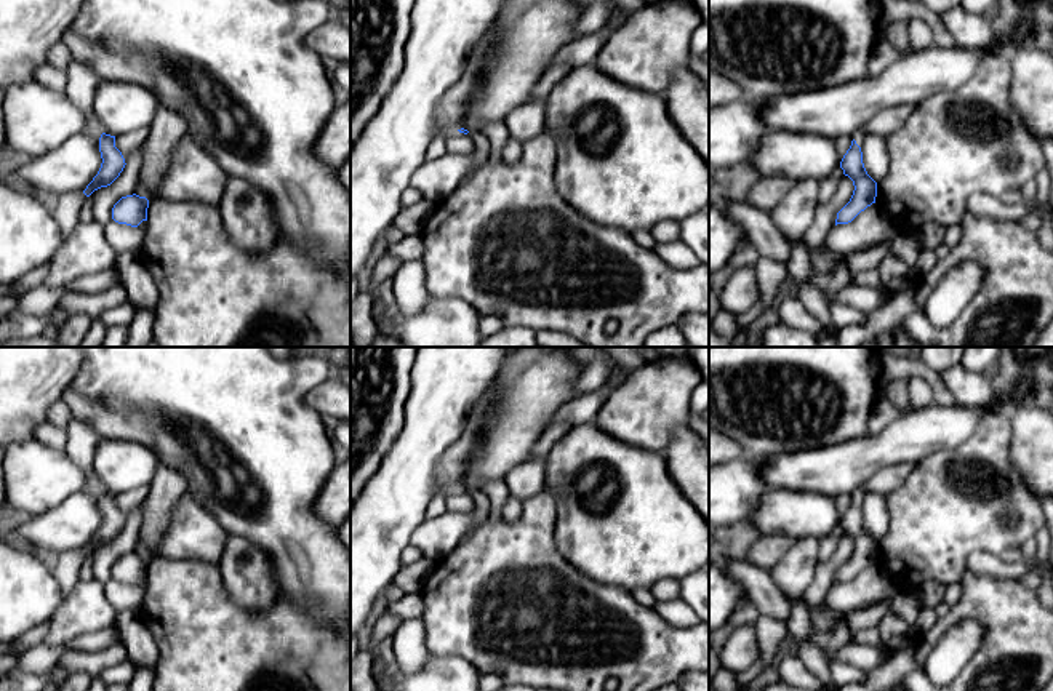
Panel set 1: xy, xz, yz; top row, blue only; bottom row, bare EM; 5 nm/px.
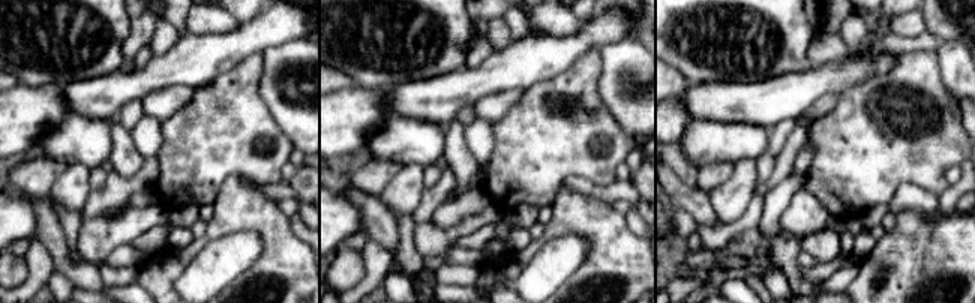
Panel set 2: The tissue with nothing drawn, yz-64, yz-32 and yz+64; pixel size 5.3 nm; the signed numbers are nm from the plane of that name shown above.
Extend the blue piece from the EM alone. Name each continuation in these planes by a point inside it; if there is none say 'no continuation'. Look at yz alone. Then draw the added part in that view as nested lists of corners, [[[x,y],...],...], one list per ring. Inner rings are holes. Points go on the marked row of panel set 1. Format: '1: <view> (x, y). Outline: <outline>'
1: yz (885, 122). Outline: [[[901,104],[875,114],[864,126],[856,130],[851,138],[861,147],[869,134],[888,136],[904,126],[919,104]]]

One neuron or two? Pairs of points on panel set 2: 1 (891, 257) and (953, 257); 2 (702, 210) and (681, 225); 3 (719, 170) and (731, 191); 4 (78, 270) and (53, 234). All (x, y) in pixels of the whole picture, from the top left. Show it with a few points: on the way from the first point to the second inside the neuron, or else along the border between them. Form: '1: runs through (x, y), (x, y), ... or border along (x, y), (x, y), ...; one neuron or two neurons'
1: runs through (906, 257), (938, 257); one neuron
2: border along (674, 207), (684, 209), (699, 224); two neurons
3: border along (735, 165), (731, 176), (708, 194); two neurons
4: runs through (69, 264), (62, 257), (56, 243); one neuron

